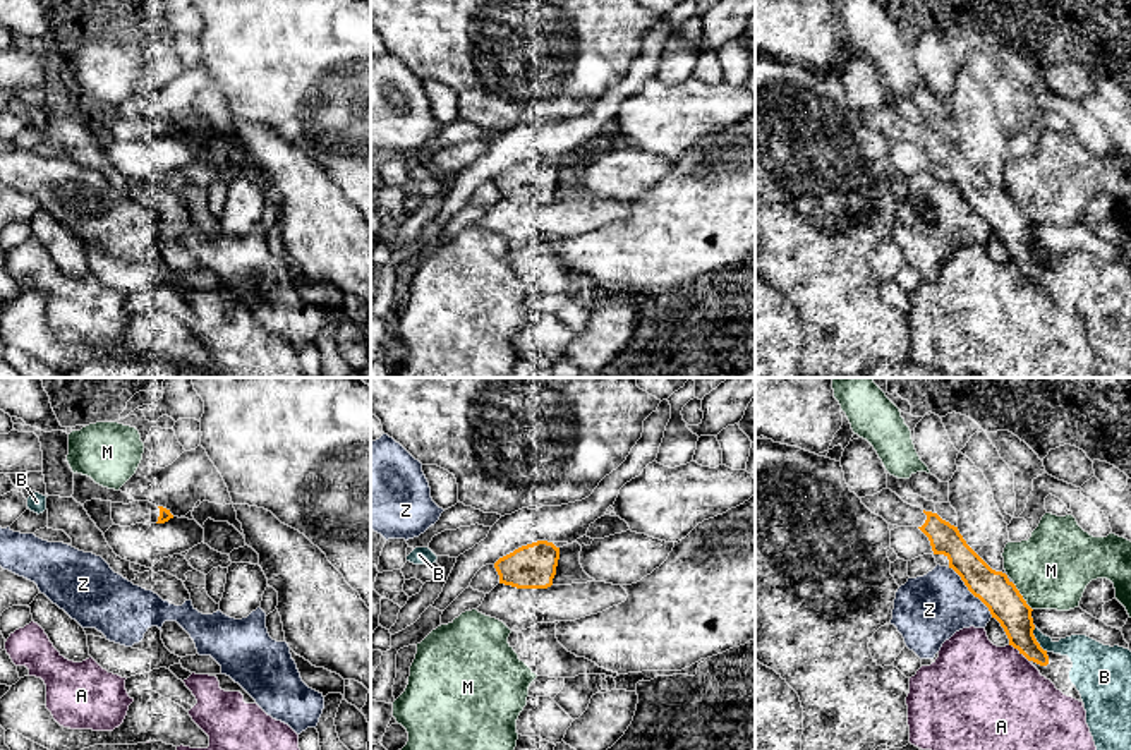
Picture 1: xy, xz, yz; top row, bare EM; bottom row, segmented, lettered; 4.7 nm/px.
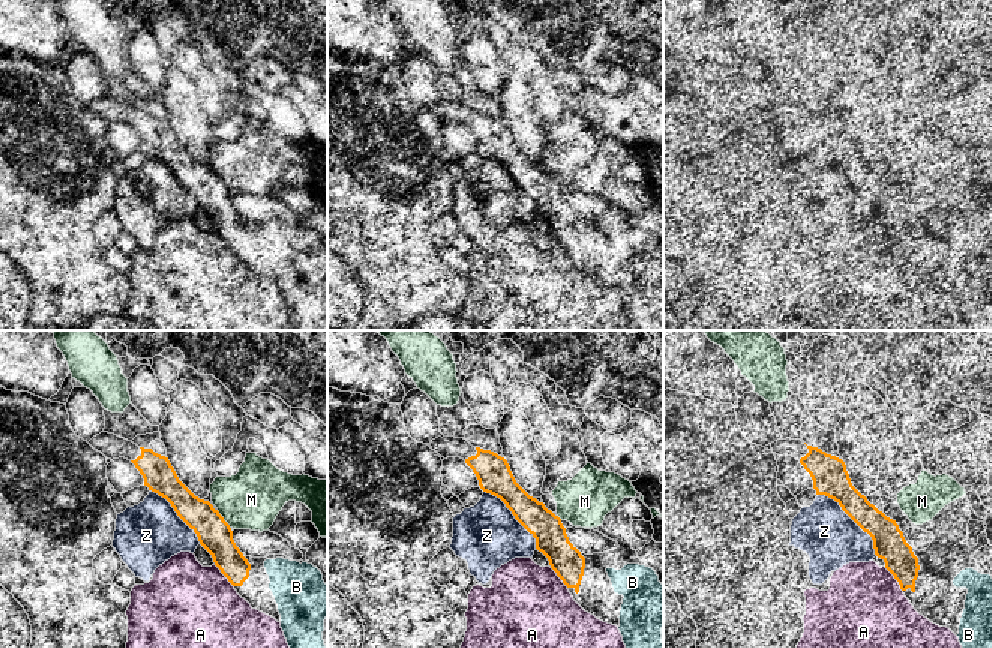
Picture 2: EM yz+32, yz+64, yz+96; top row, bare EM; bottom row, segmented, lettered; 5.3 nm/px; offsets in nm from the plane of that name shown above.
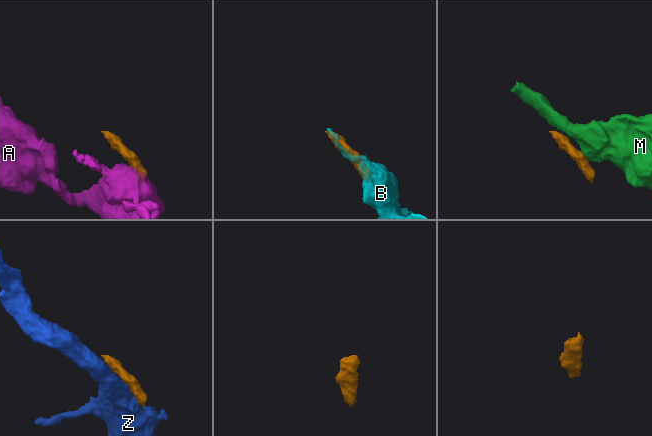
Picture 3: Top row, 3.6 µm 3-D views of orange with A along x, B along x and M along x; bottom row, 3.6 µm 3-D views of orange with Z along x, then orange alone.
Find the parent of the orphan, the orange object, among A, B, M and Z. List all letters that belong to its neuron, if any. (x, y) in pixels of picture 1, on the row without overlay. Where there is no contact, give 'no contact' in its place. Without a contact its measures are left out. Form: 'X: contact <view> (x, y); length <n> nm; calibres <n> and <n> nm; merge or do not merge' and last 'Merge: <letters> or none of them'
A: contact yz (1020, 268); length 130 nm; calibres 170 and 480 nm; do not merge
B: contact yz (1035, 256); length 140 nm; calibres 170 and 160 nm; do not merge
M: contact yz (1022, 213); length 160 nm; calibres 170 and 360 nm; do not merge
Z: contact yz (972, 208); length 320 nm; calibres 170 and 320 nm; do not merge
Merge: none of them

